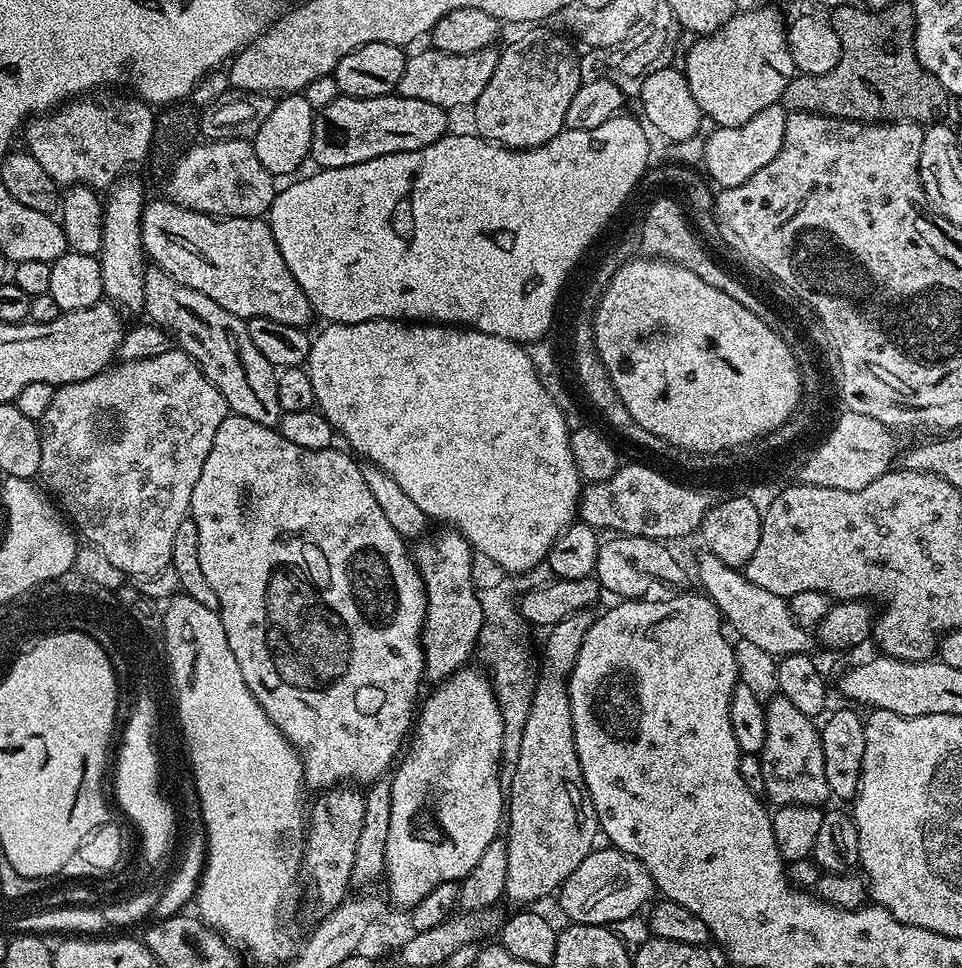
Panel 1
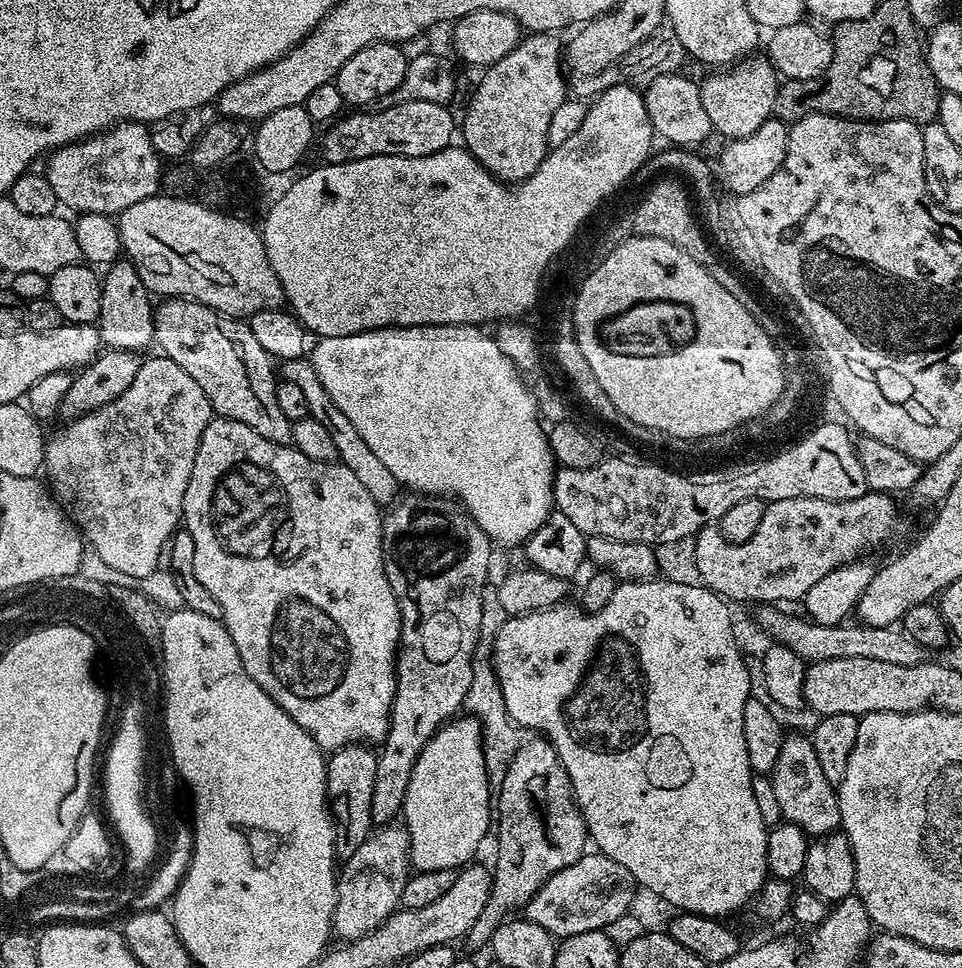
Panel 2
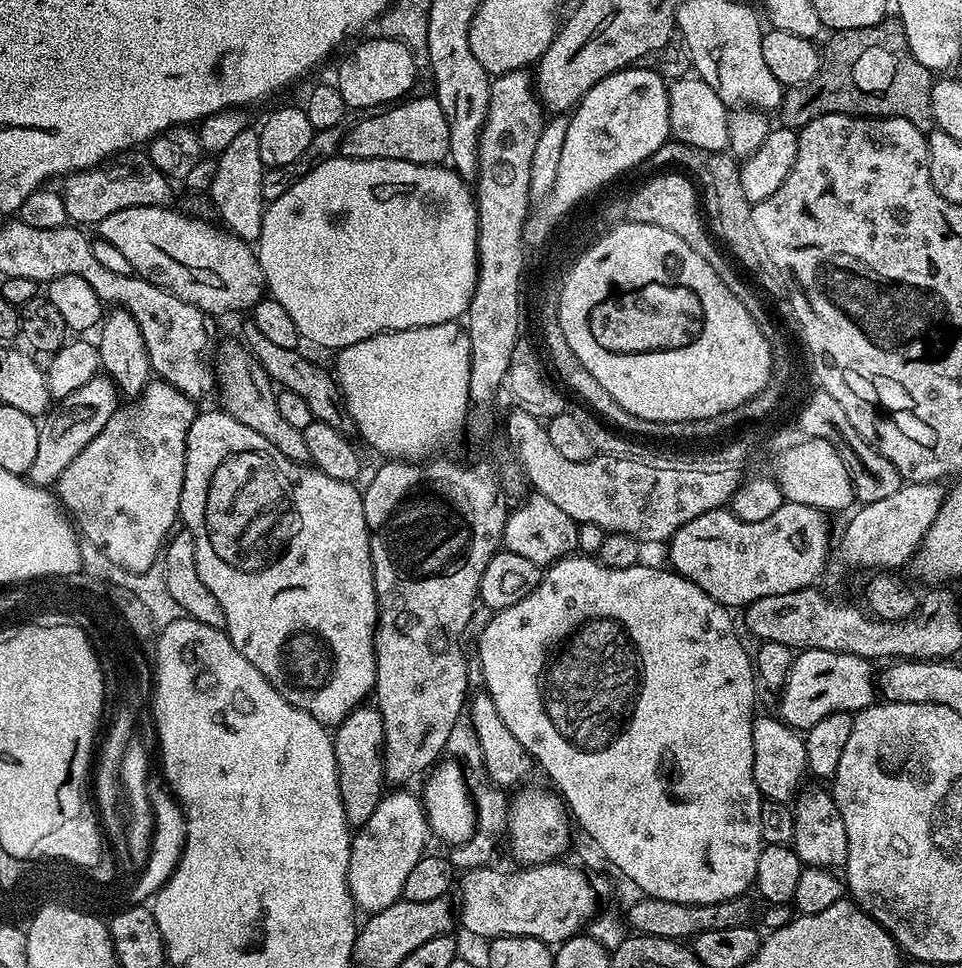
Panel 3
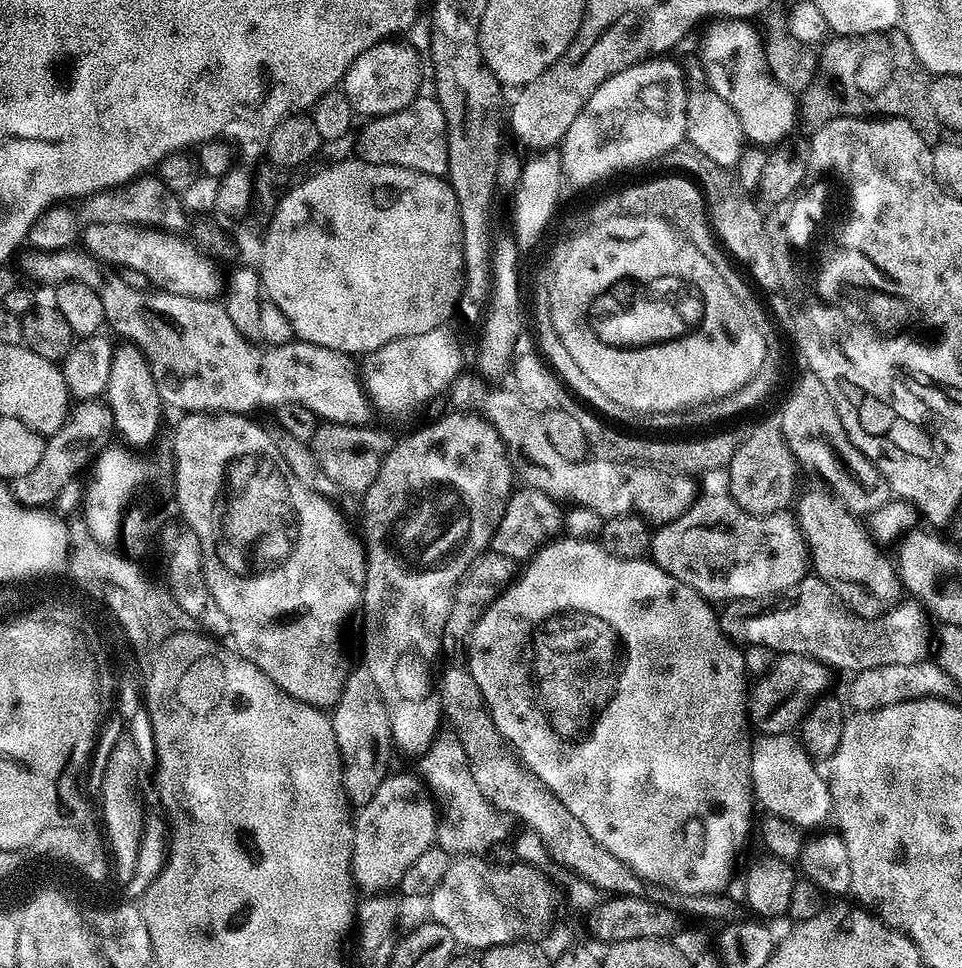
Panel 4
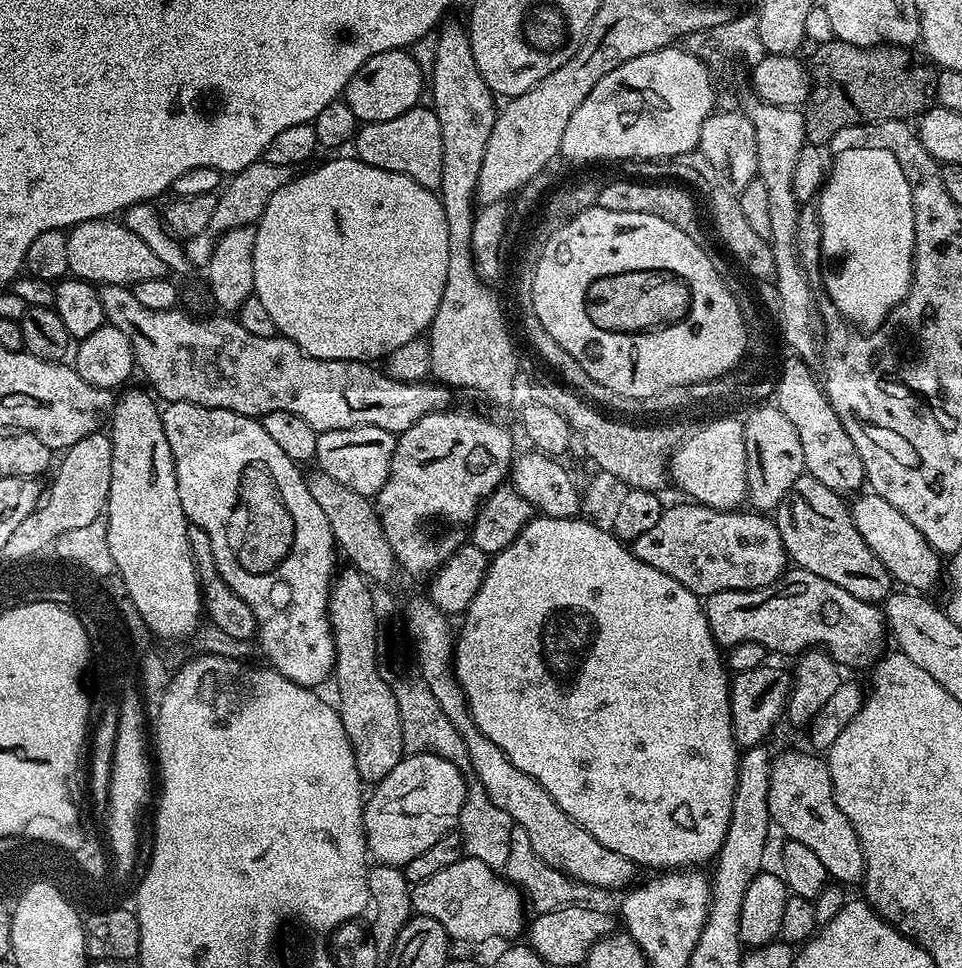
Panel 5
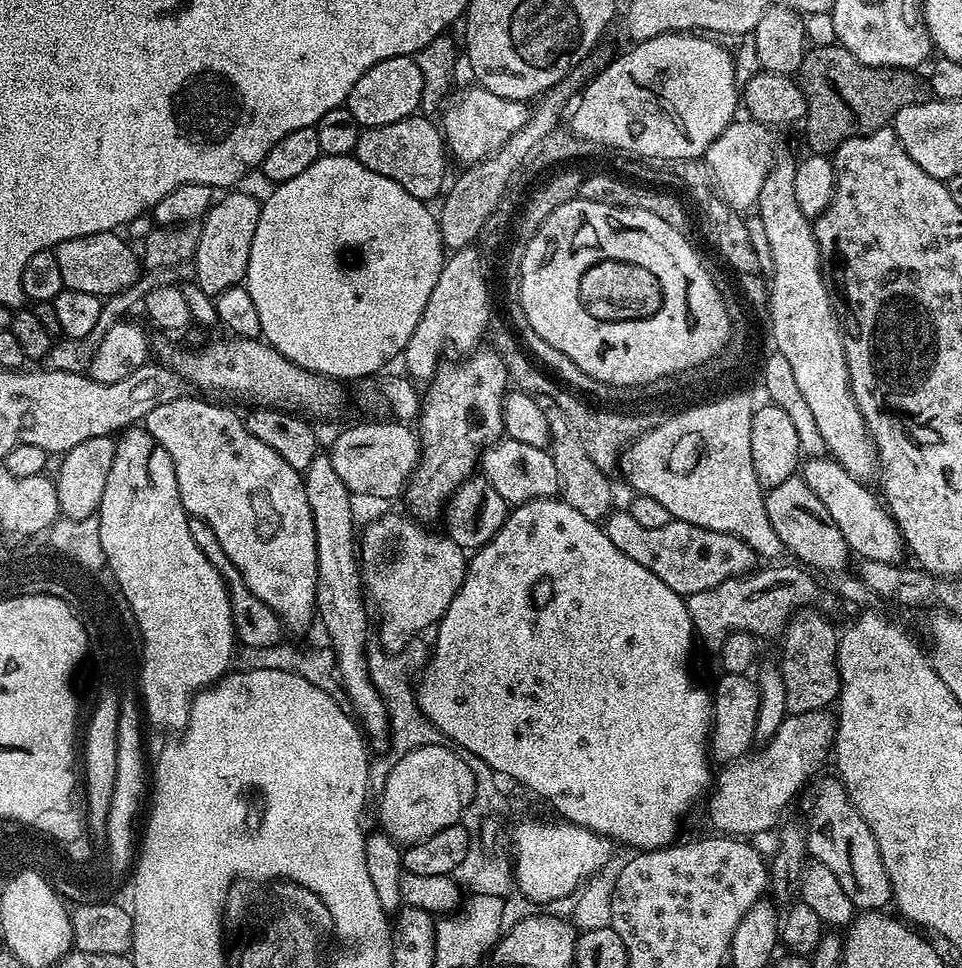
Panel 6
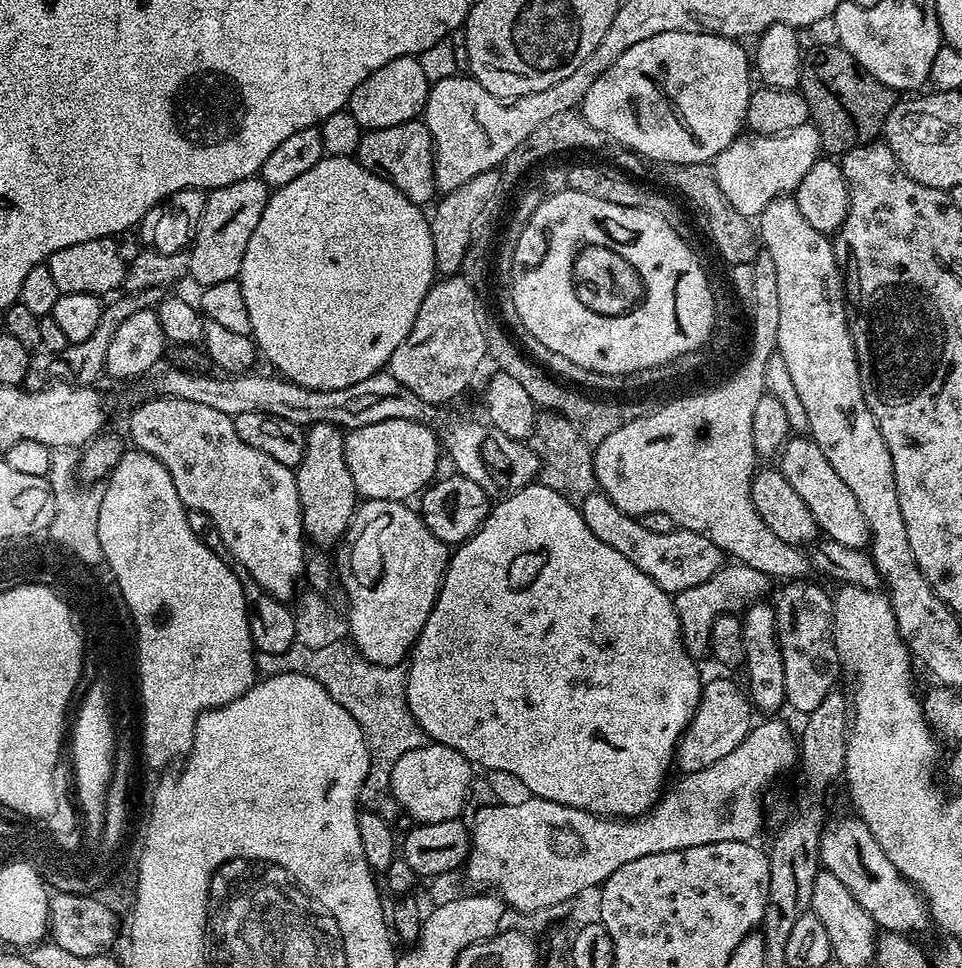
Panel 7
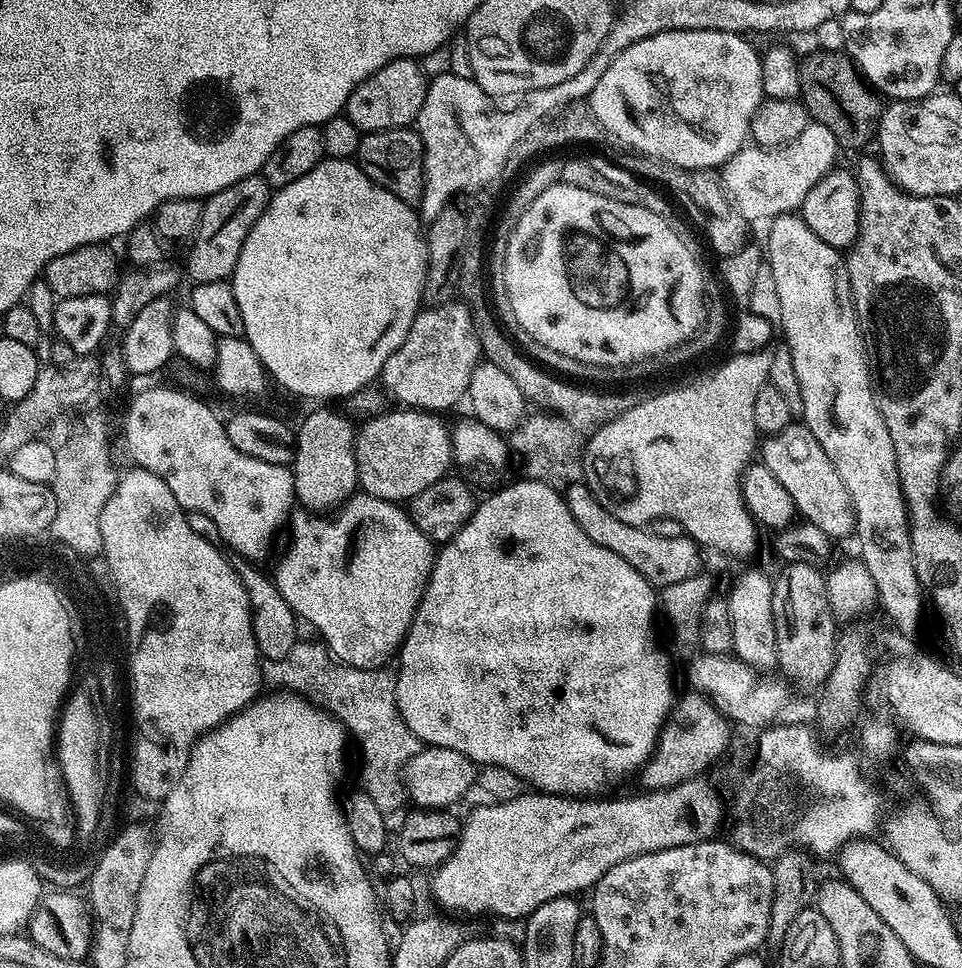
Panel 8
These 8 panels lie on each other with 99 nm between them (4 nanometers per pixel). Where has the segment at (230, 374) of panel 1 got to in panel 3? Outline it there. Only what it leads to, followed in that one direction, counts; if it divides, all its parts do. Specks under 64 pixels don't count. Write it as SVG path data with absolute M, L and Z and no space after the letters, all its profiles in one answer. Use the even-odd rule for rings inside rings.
M239 339L236 340L228 340L224 345L221 343L214 356L214 380L218 385L218 392L220 388L219 407L238 422L242 422L242 426L250 426L250 430L258 430L258 434L262 434L266 442L274 446L274 450L286 454L286 458L297 462L307 461L308 451L304 433L290 426L290 422L286 422L286 418L278 414L277 389L272 379L268 377L264 367L256 361L247 344Z

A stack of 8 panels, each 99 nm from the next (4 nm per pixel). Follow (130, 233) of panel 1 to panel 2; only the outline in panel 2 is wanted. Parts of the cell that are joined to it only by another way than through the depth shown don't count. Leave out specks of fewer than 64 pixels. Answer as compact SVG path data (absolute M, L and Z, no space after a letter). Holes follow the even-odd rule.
M126 258L107 265L100 285L100 318L98 331L101 345L127 352L145 351L147 344L153 343L154 300L147 286L138 278L138 270Z

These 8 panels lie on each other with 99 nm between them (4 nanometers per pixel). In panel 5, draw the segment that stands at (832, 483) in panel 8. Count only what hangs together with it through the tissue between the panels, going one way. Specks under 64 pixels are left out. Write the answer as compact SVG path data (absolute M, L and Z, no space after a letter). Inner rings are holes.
M860 494L851 501L850 511L854 518L854 526L858 526L858 534L862 534L862 542L878 554L878 562L886 566L897 585L908 590L928 590L942 580L942 564L940 568L941 553L936 552L918 530L914 530L914 522L906 518L906 514L898 514L886 498L875 494Z

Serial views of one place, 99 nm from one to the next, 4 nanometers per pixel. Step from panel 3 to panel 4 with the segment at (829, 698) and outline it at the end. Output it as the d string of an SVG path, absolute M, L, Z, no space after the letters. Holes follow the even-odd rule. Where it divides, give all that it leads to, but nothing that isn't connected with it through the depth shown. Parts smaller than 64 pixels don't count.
M780 654L765 676L751 685L748 693L748 722L760 736L792 734L799 729L800 720L808 713L808 705L817 696L825 695L833 673L827 664L802 654Z

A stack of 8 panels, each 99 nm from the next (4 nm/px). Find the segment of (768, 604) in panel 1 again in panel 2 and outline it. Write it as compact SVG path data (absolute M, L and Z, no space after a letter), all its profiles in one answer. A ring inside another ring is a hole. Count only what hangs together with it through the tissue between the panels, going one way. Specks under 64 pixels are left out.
M765 605L759 609L758 620L761 626L780 644L791 648L807 663L830 661L833 658L871 658L895 665L918 665L929 663L931 651L910 638L908 632L892 625L890 627L870 627L868 625L843 624L834 627L813 624L805 617L794 618L776 609L779 607Z

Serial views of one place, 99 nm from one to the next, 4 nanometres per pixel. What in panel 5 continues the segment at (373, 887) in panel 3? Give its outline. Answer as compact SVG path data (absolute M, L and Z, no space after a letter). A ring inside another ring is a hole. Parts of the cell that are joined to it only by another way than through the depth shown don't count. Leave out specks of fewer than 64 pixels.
M413 752L382 778L380 783L371 789L364 805L364 837L368 839L368 850L373 861L381 864L403 866L418 854L422 854L438 838L449 835L460 823L460 811L468 793L468 782L465 773L441 756L429 752Z

